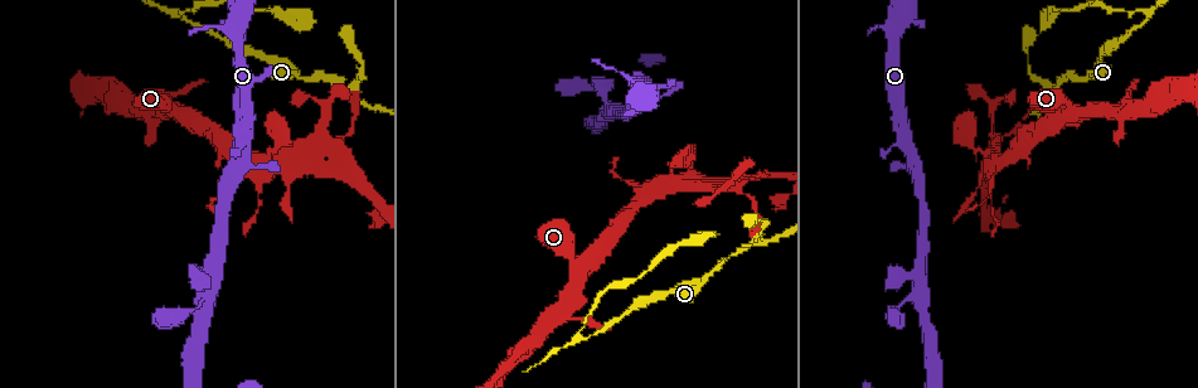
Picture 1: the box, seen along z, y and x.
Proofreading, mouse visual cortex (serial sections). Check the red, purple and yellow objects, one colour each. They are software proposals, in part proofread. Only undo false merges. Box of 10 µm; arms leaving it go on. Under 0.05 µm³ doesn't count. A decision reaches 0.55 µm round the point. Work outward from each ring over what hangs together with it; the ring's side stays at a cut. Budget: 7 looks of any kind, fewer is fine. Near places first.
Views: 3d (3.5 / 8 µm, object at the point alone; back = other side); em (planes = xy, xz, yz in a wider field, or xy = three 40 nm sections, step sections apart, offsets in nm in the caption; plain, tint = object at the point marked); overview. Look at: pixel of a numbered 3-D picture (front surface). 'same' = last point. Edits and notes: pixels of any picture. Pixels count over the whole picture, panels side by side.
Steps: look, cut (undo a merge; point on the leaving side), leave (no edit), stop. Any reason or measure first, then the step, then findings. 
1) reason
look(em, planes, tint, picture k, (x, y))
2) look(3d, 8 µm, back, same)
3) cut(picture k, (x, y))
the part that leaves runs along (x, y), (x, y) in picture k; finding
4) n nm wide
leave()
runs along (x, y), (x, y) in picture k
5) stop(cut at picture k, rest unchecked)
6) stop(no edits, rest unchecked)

sudden change in width
look(3d, 3.5 µm, back, picture 1, (682, 166))

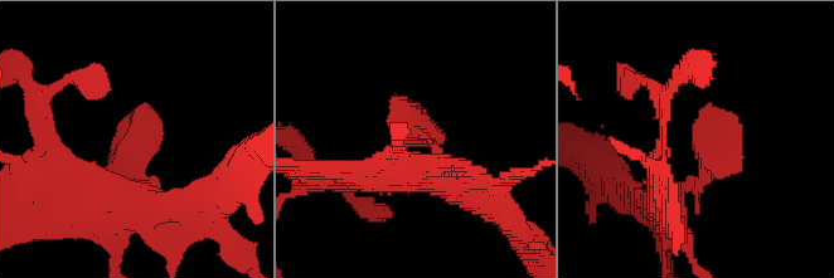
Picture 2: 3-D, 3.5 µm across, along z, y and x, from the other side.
need the tissue
look(em, xy, step 5, tint, picture 2, (418, 129))

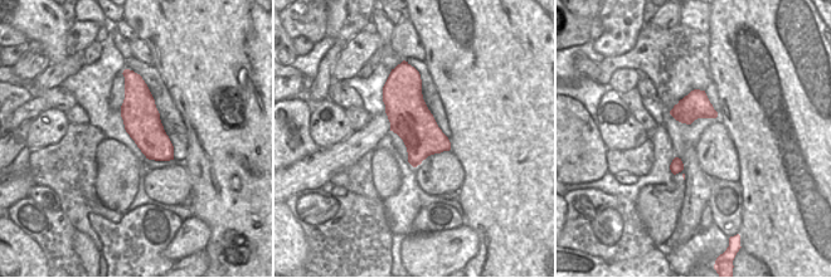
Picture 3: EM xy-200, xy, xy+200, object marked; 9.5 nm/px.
leave()
runs along (663, 206), (702, 179), (708, 102) in picture 2; continuous, no second cell

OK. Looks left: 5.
abrupt turn
look(3d, 3.5 µm, picture 1, (753, 245))

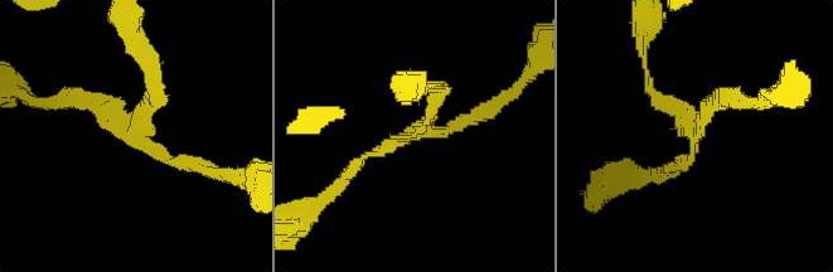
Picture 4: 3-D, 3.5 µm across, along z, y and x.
look(em, xy, step 1, tint, picture 4, (126, 133))

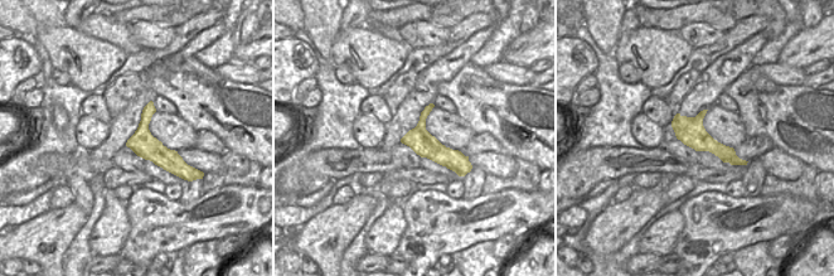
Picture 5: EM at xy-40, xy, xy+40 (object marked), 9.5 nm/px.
arms of 150, 150, 150 nm
leave()
runs along (677, 119), (699, 140), (738, 161) in picture 5; one cell here

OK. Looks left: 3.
sharp bend
look(3d, 3.5 µm, back, picture 1, (177, 13))

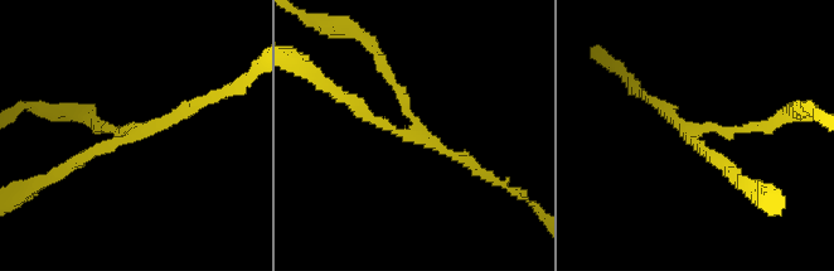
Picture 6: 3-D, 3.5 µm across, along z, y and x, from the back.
now the EM
look(em, xy, step 2, plain, picture 6, (407, 133))

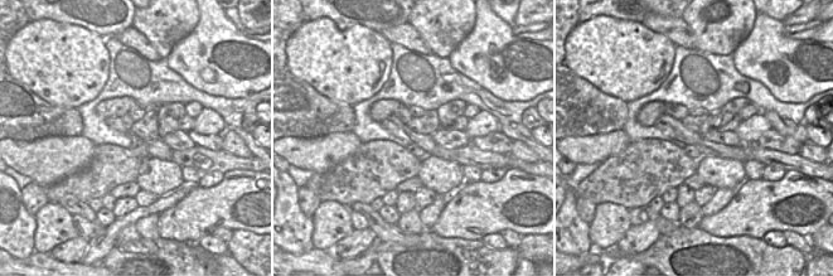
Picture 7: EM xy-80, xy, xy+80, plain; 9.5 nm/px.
where the object lies
look(em, xy, step 2, tint, same)

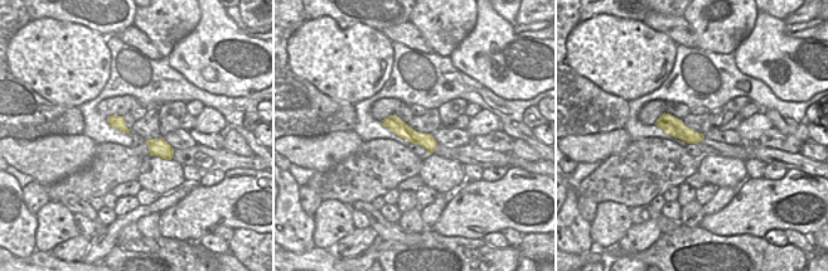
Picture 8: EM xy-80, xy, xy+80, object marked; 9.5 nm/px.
arms of 150, 150, 200 nm
leave()
runs along (386, 122), (421, 139), (430, 149) in picture 8; one cell here

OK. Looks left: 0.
stop(no edits, rest unchecked)

